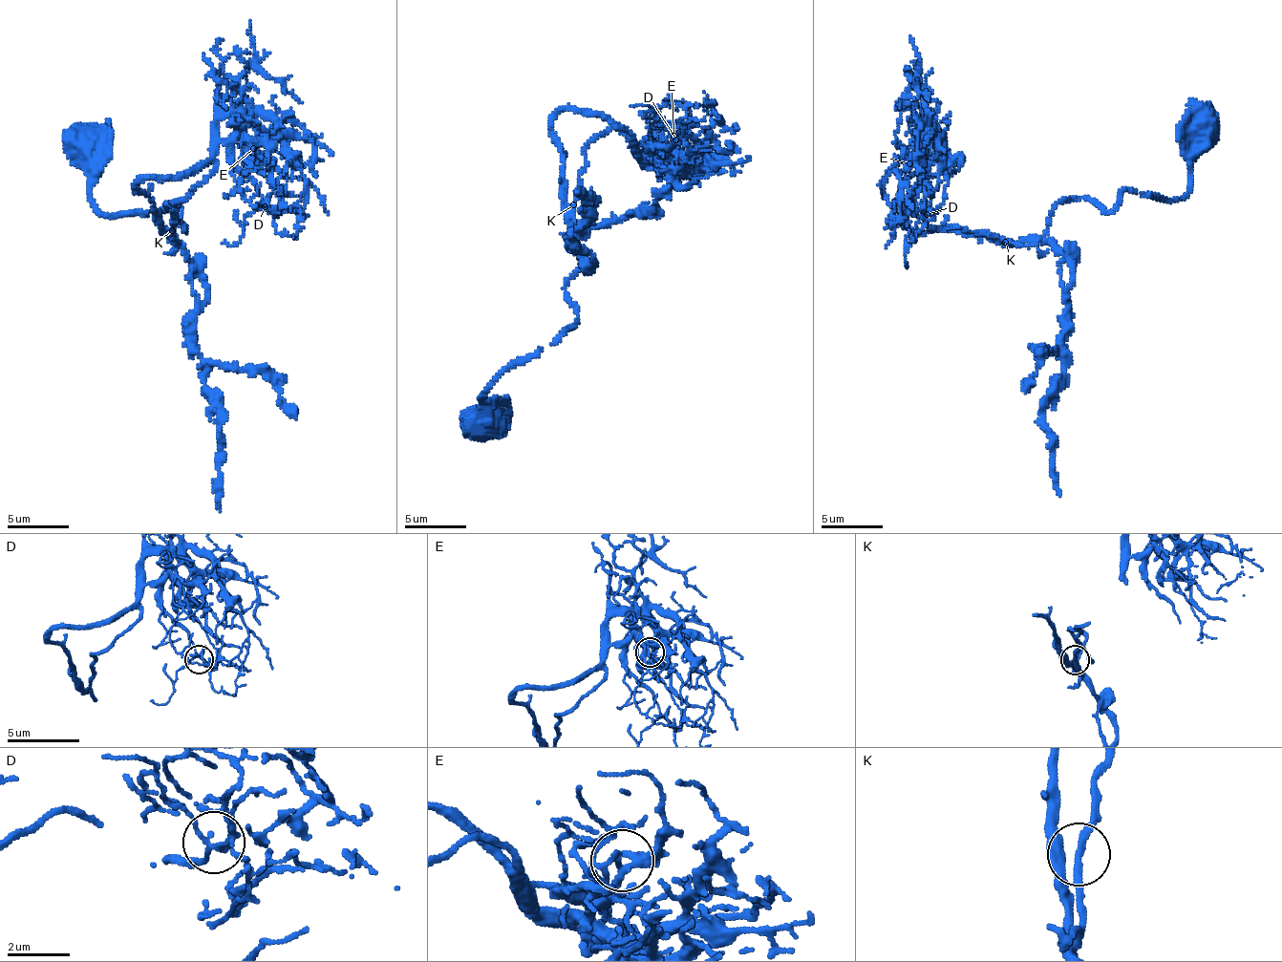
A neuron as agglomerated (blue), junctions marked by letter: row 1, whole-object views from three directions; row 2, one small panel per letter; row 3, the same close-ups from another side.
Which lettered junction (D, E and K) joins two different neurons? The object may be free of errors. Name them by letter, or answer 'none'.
none

